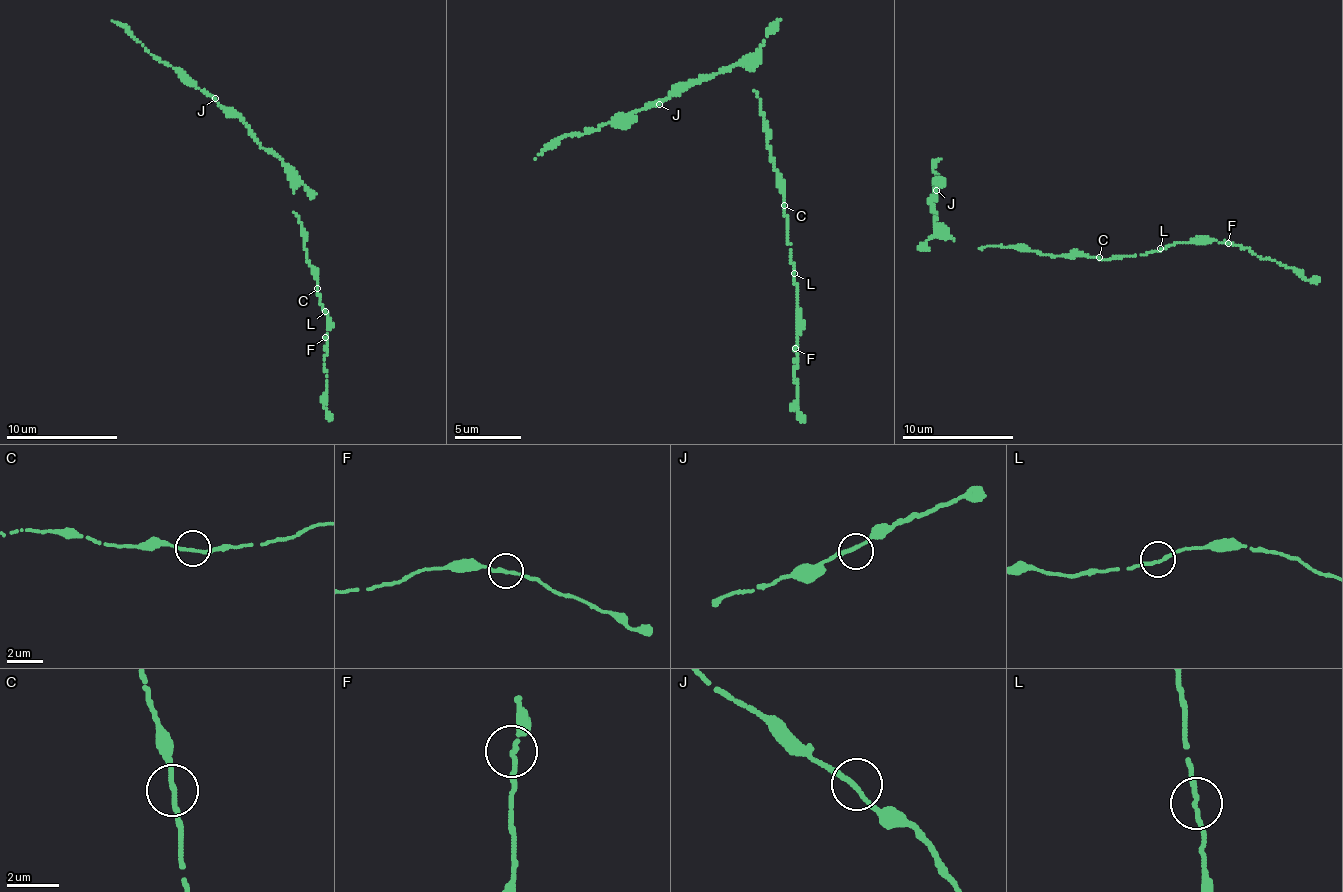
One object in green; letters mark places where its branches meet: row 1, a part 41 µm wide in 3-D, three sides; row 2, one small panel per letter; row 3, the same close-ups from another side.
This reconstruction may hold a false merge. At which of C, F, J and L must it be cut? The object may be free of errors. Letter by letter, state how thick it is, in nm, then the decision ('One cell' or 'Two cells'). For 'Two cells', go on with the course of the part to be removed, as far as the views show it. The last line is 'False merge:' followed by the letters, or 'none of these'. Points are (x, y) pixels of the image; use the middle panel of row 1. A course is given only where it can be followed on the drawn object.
C: Thickness 180 nm. One cell
F: Thickness 180 nm. One cell
J: Thickness 190 nm. One cell
L: Thickness 180 nm. One cell
False merge: none of these

